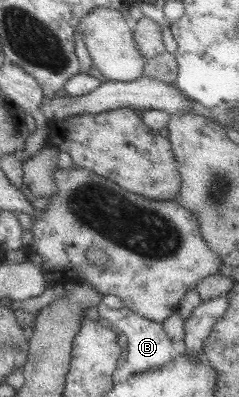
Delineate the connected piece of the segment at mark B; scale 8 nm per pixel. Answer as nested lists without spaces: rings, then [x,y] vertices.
[[[96,304],[98,315],[101,321],[107,324],[111,329],[116,332],[121,332],[125,335],[127,354],[126,362],[131,369],[131,376],[135,374],[142,374],[149,369],[157,369],[167,365],[167,362],[177,357],[171,340],[161,328],[160,322],[155,322],[139,316],[139,314],[129,310],[127,307],[121,307],[117,310],[107,308],[104,304]]]

